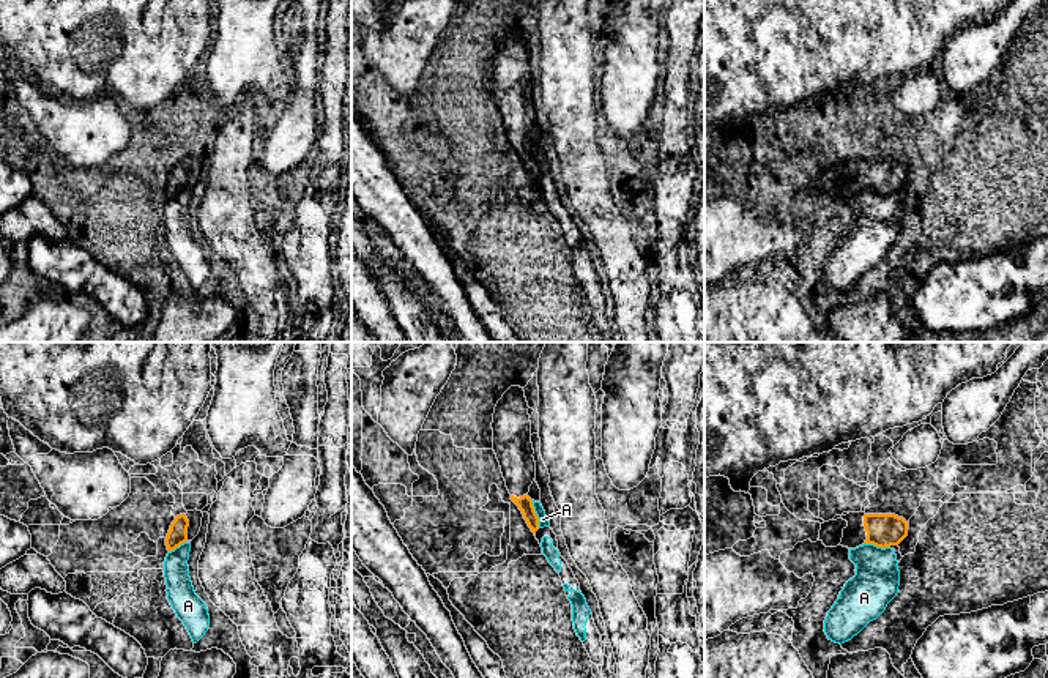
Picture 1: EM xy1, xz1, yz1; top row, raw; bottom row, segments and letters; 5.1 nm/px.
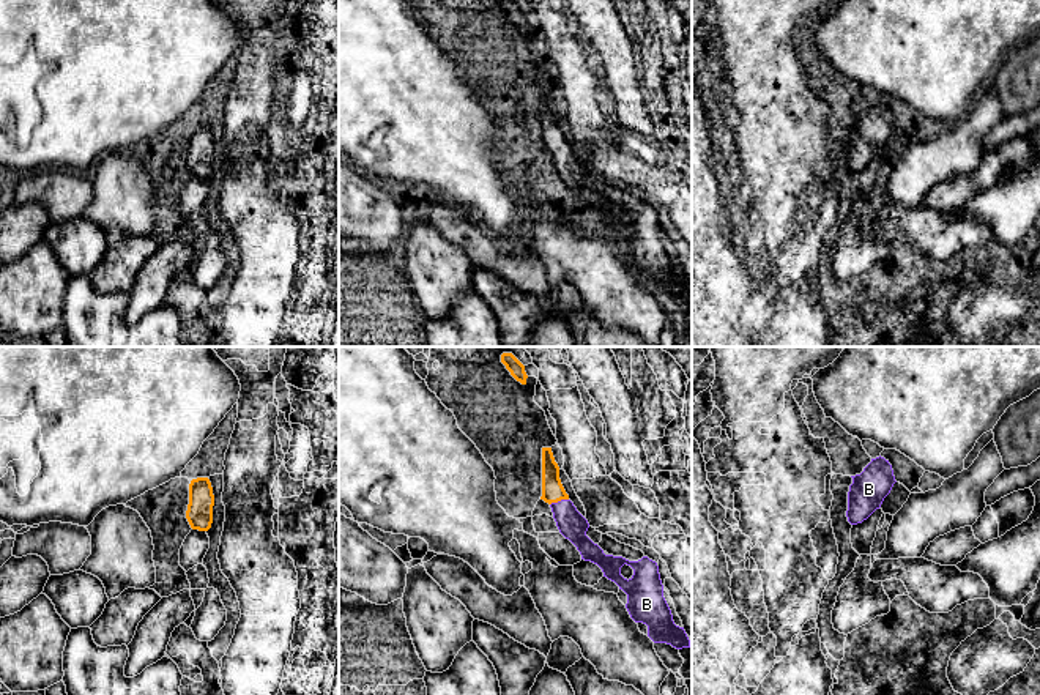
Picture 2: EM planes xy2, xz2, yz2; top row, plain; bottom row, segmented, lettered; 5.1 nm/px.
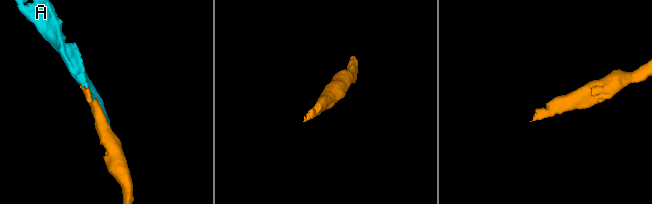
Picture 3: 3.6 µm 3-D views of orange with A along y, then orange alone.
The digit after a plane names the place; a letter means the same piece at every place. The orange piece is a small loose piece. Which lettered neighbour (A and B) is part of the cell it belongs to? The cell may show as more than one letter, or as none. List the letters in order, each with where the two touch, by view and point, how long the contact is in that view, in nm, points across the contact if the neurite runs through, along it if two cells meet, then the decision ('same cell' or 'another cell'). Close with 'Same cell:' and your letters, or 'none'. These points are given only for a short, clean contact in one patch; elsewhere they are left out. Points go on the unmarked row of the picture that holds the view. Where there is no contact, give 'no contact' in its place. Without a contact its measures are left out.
A: xz1 (536, 161) | 150 nm | another cell
B: xz2 (558, 147) | 100 nm | across xz2 (552, 136), (558, 147), (572, 172) | same cell
Same cell: B

